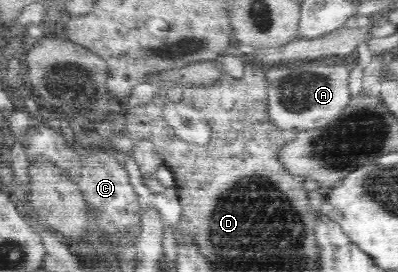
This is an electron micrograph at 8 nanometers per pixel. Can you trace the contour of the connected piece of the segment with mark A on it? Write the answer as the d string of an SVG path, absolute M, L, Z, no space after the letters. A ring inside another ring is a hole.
M326 60L301 61L267 68L265 75L268 83L269 119L279 129L293 131L317 129L331 123L343 113L353 98L348 89L349 72L343 63L327 63Z

